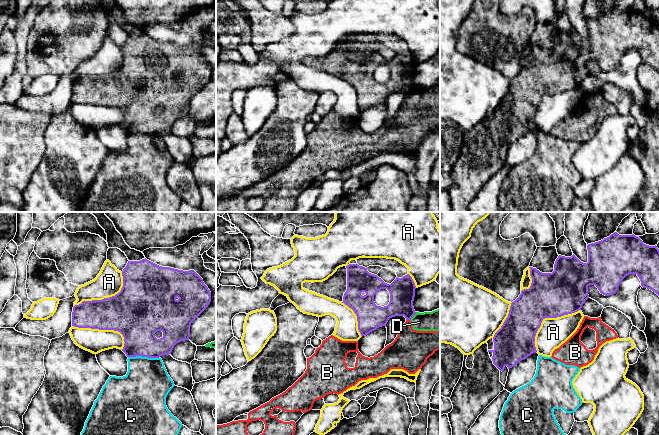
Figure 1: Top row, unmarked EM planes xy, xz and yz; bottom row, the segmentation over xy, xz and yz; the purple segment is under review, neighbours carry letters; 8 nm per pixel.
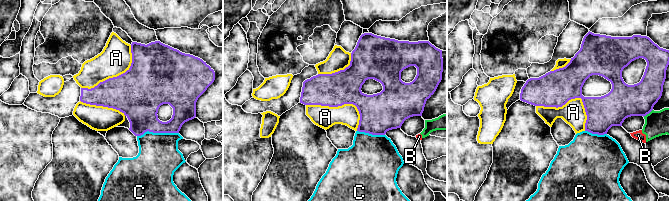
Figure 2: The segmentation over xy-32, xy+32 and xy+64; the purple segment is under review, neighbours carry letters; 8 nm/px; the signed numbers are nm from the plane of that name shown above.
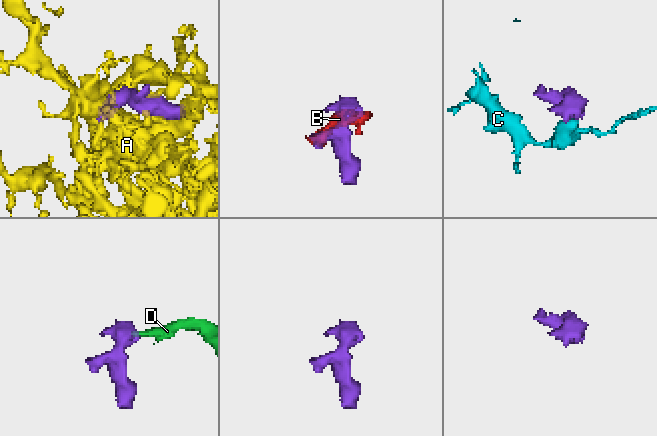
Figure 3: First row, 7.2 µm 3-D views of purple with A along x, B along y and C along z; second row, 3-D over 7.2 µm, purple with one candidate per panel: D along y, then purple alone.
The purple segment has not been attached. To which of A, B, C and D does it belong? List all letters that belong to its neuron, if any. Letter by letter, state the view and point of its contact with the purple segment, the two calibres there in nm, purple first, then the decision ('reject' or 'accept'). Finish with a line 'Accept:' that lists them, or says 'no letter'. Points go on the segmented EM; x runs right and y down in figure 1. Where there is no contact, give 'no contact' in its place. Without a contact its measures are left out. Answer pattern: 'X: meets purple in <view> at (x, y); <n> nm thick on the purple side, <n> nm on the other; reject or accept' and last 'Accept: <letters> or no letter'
A: meets purple in yz at (546, 317); 360 nm thick on the purple side, 240 nm on the other; reject
B: meets purple in xz at (407, 319); 200 nm thick on the purple side, 300 nm on the other; reject
C: meets purple in xy at (143, 356); 300 nm thick on the purple side, 380 nm on the other; reject
D: meets purple in xz at (412, 316); 200 nm thick on the purple side, 180 nm on the other; reject
Accept: no letter

